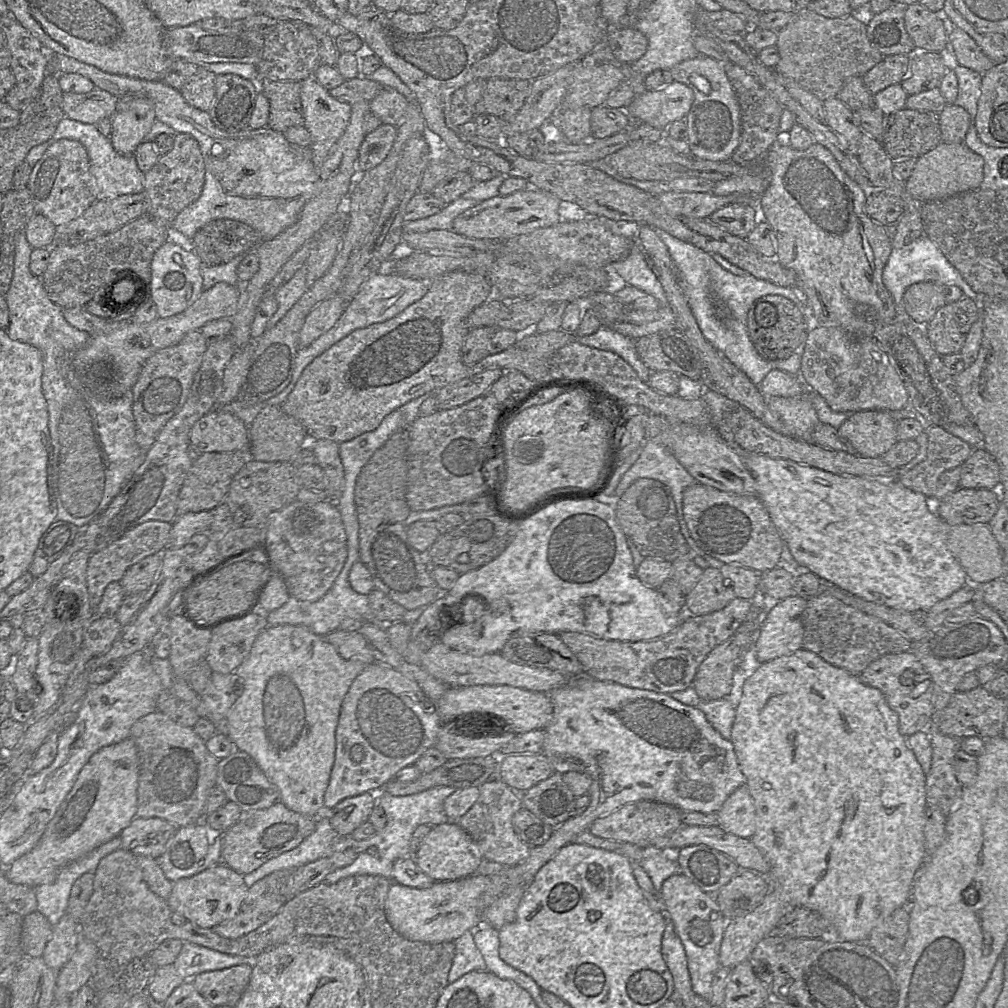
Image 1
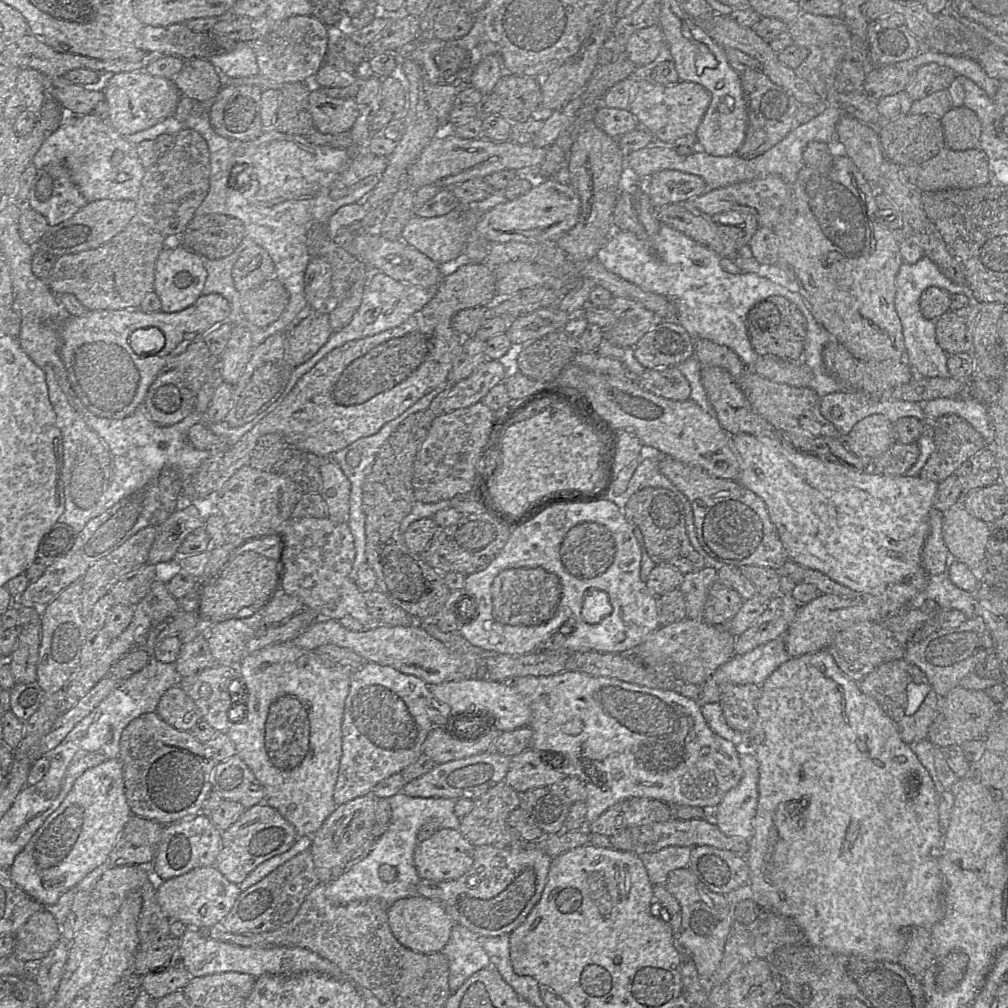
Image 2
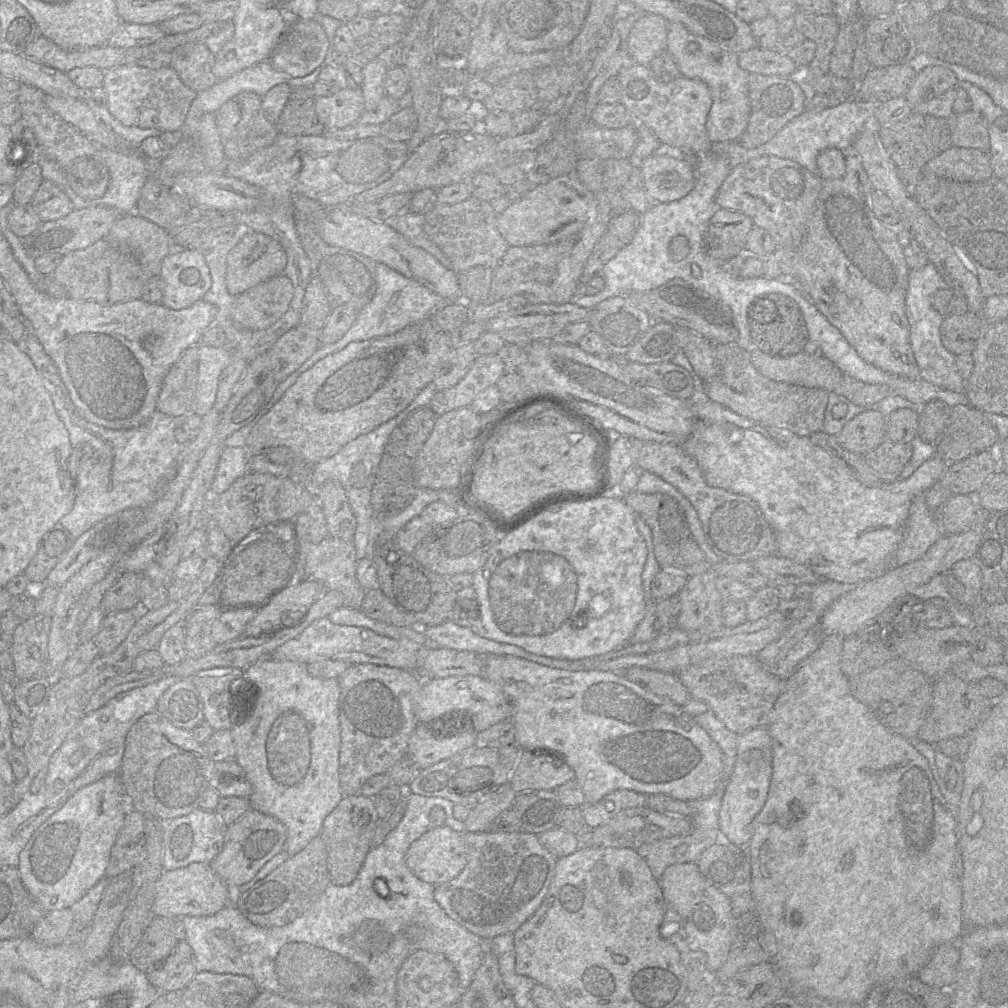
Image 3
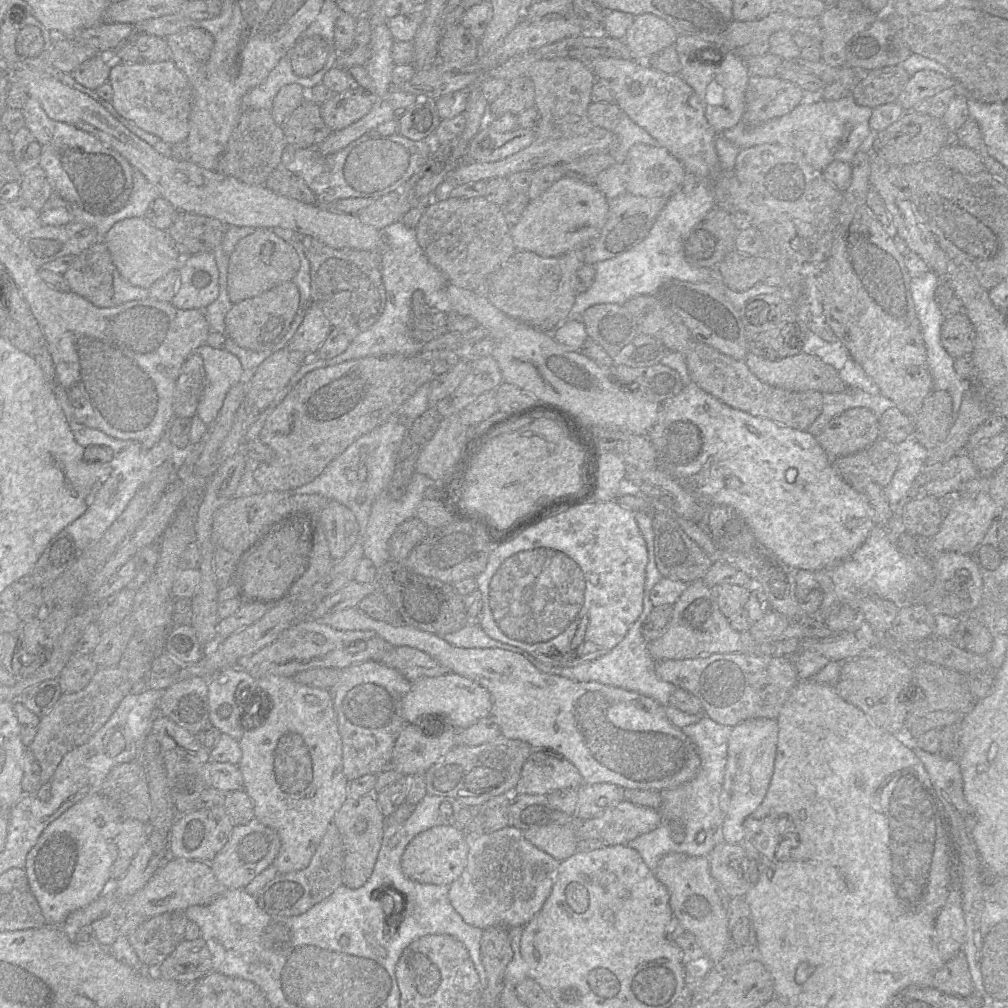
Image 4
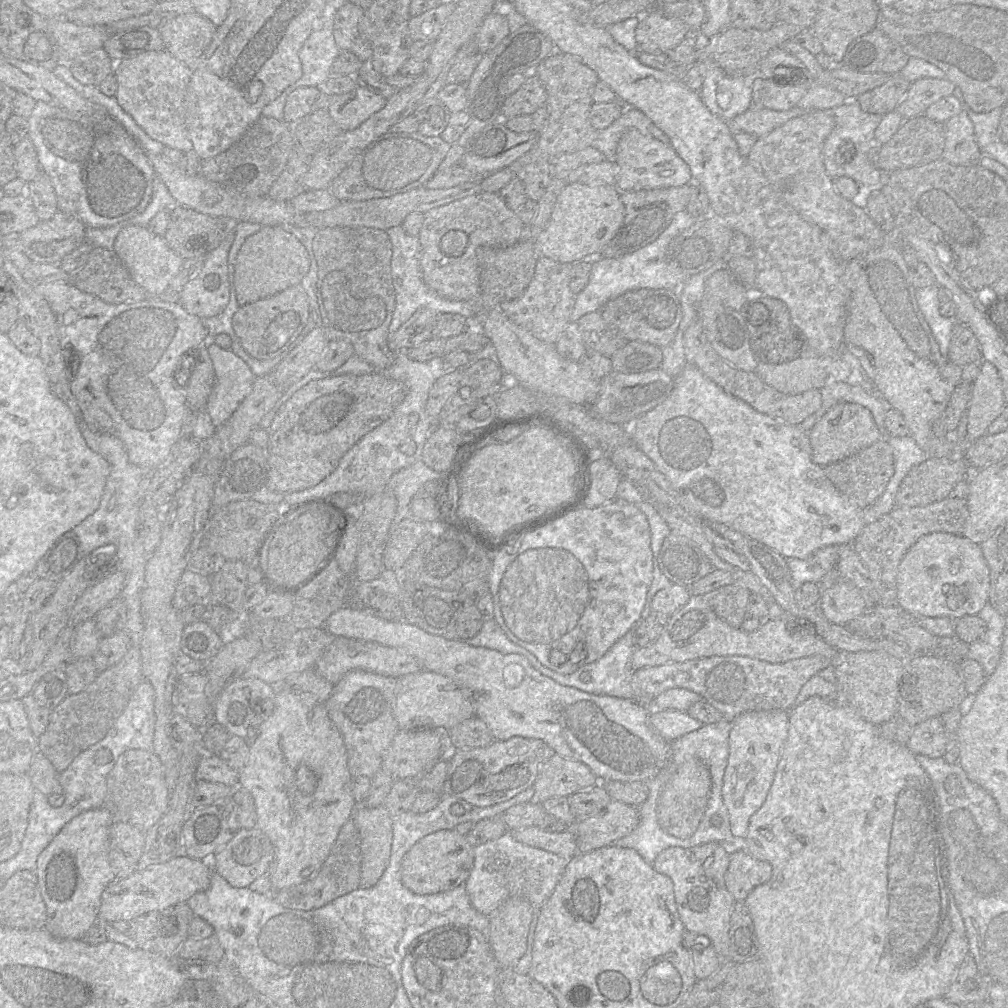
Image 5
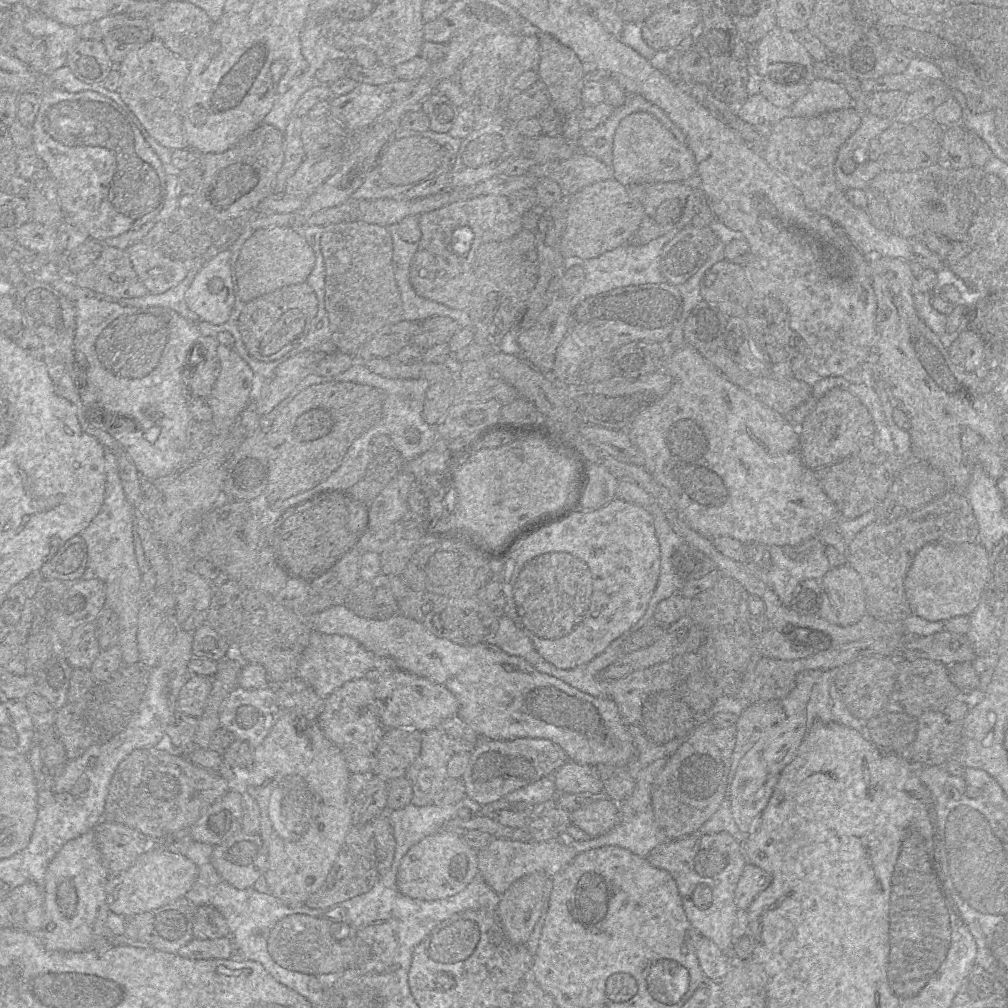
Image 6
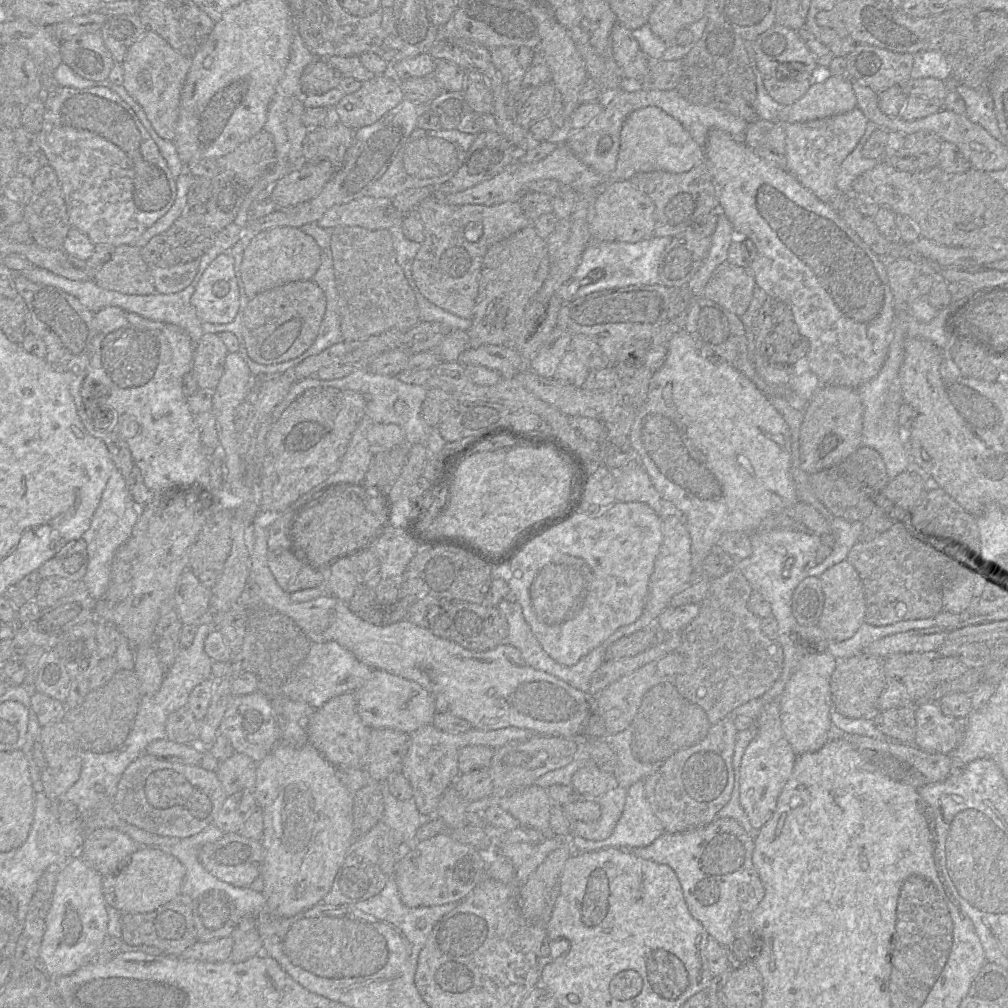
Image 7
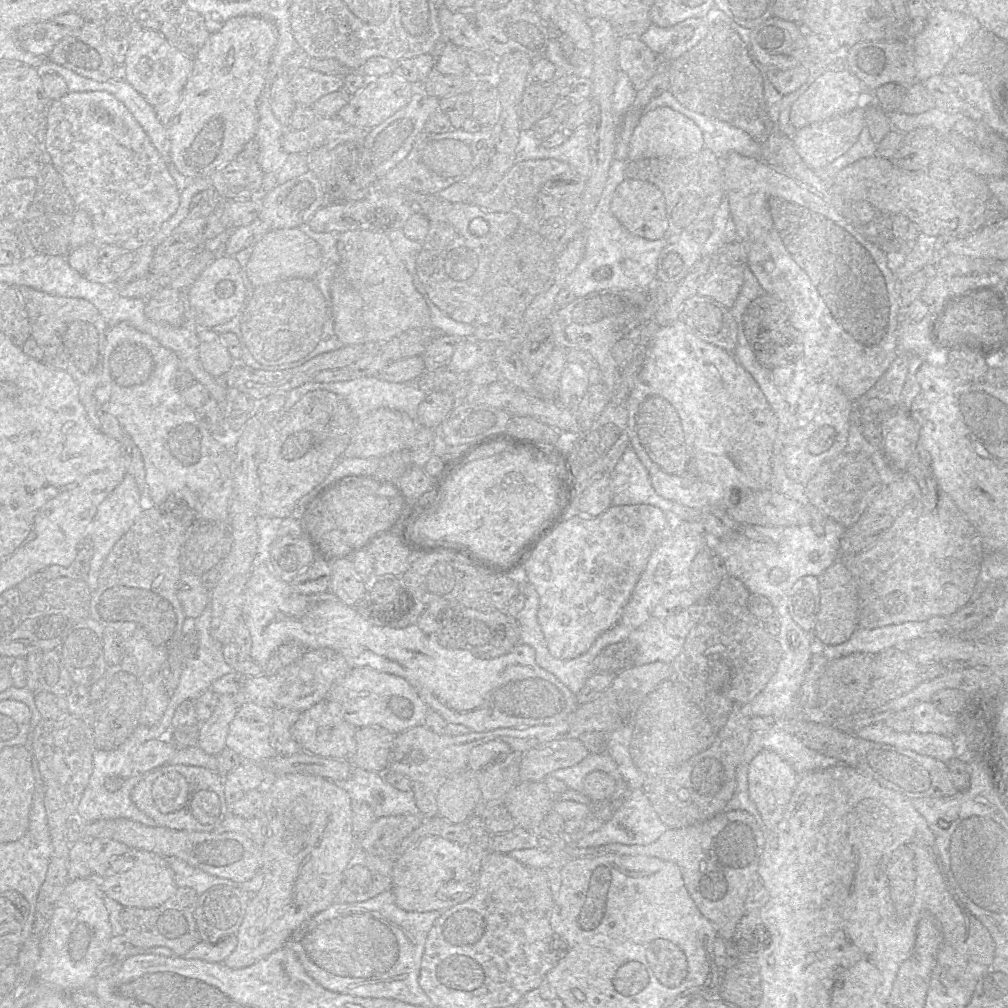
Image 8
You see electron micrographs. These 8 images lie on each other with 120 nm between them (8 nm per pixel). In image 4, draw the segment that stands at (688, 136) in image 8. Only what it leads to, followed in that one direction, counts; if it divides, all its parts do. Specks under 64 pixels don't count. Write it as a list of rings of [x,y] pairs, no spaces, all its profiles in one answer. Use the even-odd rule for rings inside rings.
[[[633,145],[627,155],[626,191],[634,196],[671,196],[684,181],[684,166],[663,147]]]

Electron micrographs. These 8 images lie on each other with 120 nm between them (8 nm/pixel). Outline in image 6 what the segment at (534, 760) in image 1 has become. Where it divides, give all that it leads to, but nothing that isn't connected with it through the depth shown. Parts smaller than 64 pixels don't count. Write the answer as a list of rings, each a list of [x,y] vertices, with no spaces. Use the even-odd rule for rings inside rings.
[[[567,761],[554,772],[554,778],[557,793],[604,796],[595,766]]]

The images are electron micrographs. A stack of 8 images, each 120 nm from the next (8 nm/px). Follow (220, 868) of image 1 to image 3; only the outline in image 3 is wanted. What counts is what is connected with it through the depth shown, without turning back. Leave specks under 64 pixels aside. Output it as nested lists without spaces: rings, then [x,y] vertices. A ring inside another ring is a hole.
[[[191,863],[172,871],[162,871],[158,878],[152,912],[154,917],[181,918],[183,916],[210,916],[231,902],[231,888],[207,863]]]

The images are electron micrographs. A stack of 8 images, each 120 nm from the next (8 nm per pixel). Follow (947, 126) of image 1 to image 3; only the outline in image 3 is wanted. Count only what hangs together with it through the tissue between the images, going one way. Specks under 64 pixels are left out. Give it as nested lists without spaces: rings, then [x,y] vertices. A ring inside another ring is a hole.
[[[969,110],[953,113],[947,119],[952,146],[973,148],[988,153],[990,139],[986,118],[980,113]]]

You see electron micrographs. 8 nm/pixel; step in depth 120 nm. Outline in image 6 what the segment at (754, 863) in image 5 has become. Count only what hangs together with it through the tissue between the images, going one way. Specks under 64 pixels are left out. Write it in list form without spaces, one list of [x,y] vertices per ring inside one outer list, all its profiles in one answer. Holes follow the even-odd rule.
[[[747,863],[735,890],[735,904],[738,909],[747,910],[759,893],[772,882],[772,876],[760,867]]]

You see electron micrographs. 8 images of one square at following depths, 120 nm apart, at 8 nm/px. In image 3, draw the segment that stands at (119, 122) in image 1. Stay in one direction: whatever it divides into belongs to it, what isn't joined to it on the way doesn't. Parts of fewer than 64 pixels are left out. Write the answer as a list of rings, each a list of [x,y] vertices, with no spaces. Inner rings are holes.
[[[122,64],[104,71],[102,86],[111,115],[126,126],[155,128],[161,132],[182,129],[197,92],[189,89],[170,67],[150,69]]]

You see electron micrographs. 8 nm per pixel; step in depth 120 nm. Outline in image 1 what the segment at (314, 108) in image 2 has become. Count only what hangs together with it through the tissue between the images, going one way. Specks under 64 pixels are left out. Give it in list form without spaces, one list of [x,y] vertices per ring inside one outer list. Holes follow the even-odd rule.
[[[315,74],[300,83],[300,97],[303,114],[303,125],[311,135],[310,149],[312,161],[320,168],[332,151],[337,140],[342,136],[350,120],[352,106],[333,98],[329,91],[319,84]]]

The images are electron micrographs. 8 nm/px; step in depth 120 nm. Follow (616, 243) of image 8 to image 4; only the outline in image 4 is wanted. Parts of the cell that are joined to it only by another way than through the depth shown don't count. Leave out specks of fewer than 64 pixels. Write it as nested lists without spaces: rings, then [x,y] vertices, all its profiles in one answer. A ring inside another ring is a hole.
[[[711,179],[702,180],[690,193],[676,191],[669,196],[649,235],[635,248],[614,258],[600,261],[594,266],[596,271],[592,286],[575,297],[567,320],[581,320],[582,313],[597,304],[624,305],[630,299],[642,295],[655,295],[659,287],[670,279],[692,283],[716,284],[720,287],[737,311],[741,311],[747,300],[760,294],[782,295],[779,286],[757,283],[745,291],[734,291],[727,287],[717,268],[699,268],[689,265],[682,258],[681,241],[714,208],[716,208],[715,183]]]

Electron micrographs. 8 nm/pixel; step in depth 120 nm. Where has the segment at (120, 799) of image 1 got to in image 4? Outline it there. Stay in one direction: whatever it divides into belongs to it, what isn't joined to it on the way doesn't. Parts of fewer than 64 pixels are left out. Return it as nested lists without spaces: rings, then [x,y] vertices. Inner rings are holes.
[[[97,793],[71,806],[43,830],[27,854],[24,869],[46,925],[61,926],[71,913],[88,906],[104,893],[109,885],[114,884],[111,867],[116,858],[115,838],[120,831],[122,820],[119,808],[102,793]]]

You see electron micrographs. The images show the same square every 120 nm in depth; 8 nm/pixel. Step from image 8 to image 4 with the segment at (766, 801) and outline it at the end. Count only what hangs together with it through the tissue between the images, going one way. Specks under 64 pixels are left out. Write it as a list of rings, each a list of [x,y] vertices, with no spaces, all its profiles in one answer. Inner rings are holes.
[[[747,719],[732,728],[719,805],[724,813],[724,842],[741,844],[744,821],[764,800],[774,772],[779,726],[777,719]]]

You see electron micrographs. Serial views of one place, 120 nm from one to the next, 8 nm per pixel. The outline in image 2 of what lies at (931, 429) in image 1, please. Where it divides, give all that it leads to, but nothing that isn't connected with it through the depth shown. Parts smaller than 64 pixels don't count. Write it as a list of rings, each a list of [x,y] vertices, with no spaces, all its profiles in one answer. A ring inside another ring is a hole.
[[[957,415],[939,417],[931,424],[933,427],[934,451],[918,474],[922,479],[940,483],[953,475],[970,457],[986,448],[983,437],[966,420]]]

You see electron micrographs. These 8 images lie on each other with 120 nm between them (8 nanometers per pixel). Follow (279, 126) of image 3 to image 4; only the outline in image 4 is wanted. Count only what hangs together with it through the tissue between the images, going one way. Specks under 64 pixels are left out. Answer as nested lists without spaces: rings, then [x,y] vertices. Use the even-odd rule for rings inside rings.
[[[304,99],[281,125],[286,143],[296,149],[317,147],[332,132],[320,115],[320,106]]]

